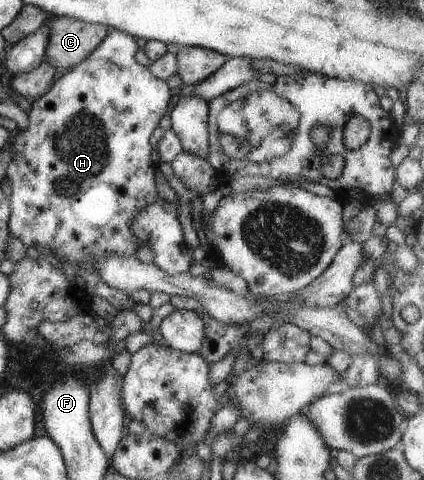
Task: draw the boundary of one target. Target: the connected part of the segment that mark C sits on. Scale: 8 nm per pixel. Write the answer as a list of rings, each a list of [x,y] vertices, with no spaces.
[[[53,16],[45,60],[60,72],[75,67],[98,48],[108,32],[101,24]]]

